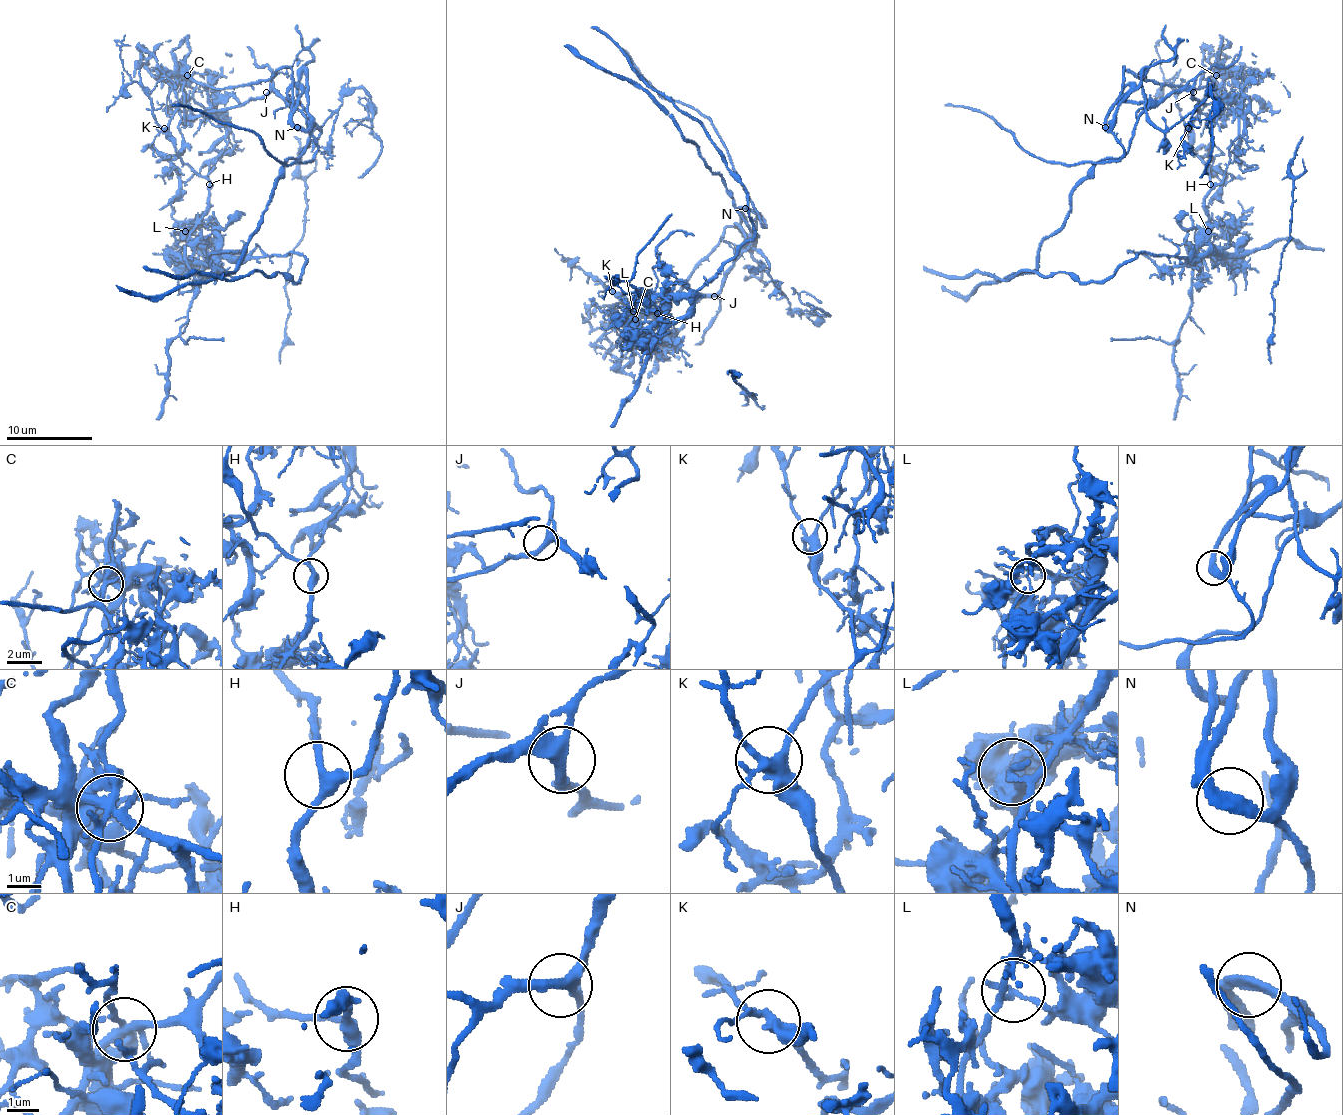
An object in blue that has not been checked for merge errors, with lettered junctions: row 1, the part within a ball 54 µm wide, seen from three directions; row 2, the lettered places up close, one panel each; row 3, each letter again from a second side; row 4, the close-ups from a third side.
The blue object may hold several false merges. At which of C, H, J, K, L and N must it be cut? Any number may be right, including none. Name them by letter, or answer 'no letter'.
C, L, N

